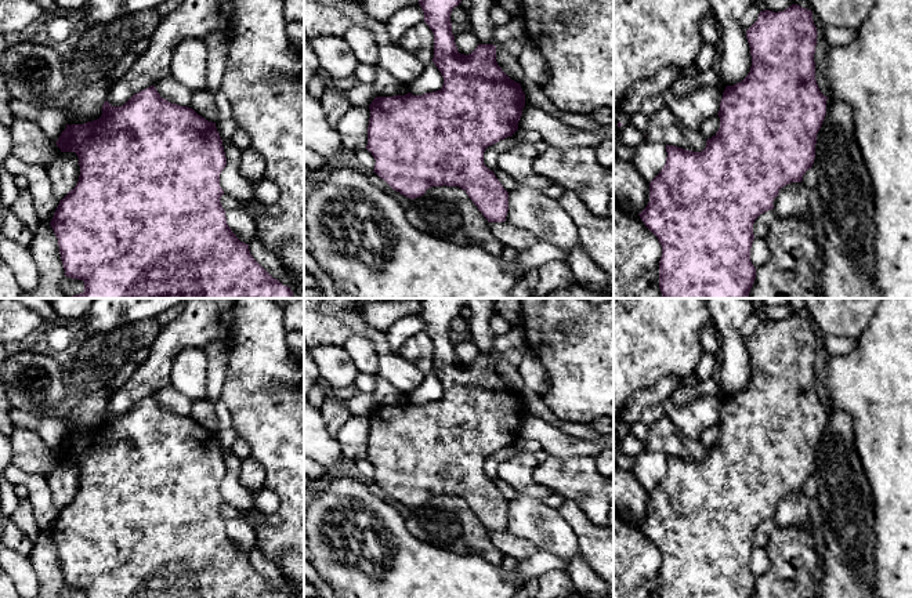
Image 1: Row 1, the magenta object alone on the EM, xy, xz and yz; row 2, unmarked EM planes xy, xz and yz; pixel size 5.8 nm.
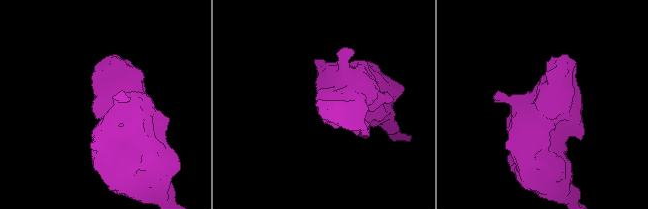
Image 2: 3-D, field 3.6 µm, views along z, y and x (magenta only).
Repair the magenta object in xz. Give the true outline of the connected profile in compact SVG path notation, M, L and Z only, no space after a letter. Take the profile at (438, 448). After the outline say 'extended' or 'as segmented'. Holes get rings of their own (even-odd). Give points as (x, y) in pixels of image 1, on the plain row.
M421 298L417 302L424 331L434 343L433 372L444 387L444 395L423 405L376 406L369 414L366 459L376 470L373 481L401 504L416 508L431 496L459 496L488 532L503 532L509 501L485 475L484 461L518 439L525 403L521 394L497 374L496 355L478 354L468 365L457 360L450 323L464 305L467 298Z | as segmented

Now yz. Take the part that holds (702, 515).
M792 314L783 320L760 320L757 330L746 340L746 348L750 356L752 376L748 385L734 394L727 395L720 412L720 438L706 450L702 461L687 460L674 454L666 454L666 472L661 482L649 492L649 511L638 523L644 534L658 547L662 555L662 566L659 570L659 598L752 598L756 588L756 577L750 570L750 558L754 548L753 533L756 528L774 518L774 508L779 499L790 492L801 492L803 485L813 476L815 468L817 443L826 424L826 409L815 389L815 355L817 337L813 330L811 319Z | as segmented

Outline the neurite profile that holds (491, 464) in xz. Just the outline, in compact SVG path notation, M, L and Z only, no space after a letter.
M507 446L504 449L500 449L499 452L488 456L484 461L484 472L485 475L492 479L493 482L497 479L497 470L499 465L510 460L513 457L518 456L518 453L514 450L513 446Z

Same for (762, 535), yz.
M774 519L760 523L753 533L753 544L756 547L767 547L770 534L777 529Z

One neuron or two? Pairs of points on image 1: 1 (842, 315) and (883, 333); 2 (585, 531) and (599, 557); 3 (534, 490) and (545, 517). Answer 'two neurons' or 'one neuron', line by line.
1: two neurons
2: one neuron
3: two neurons

